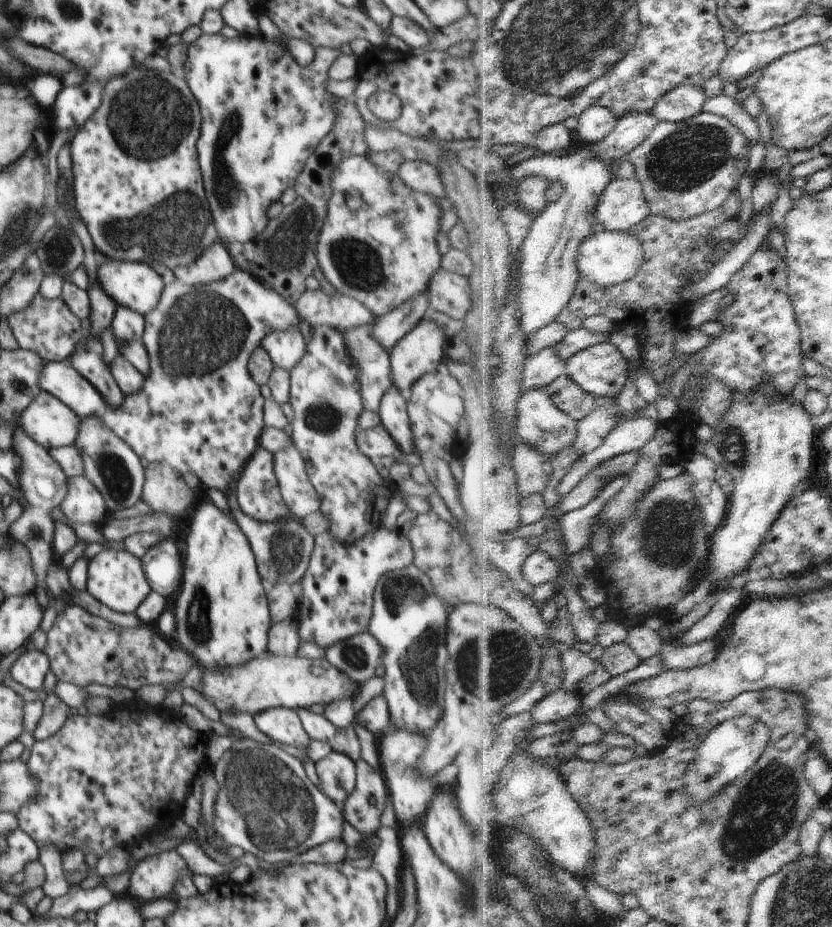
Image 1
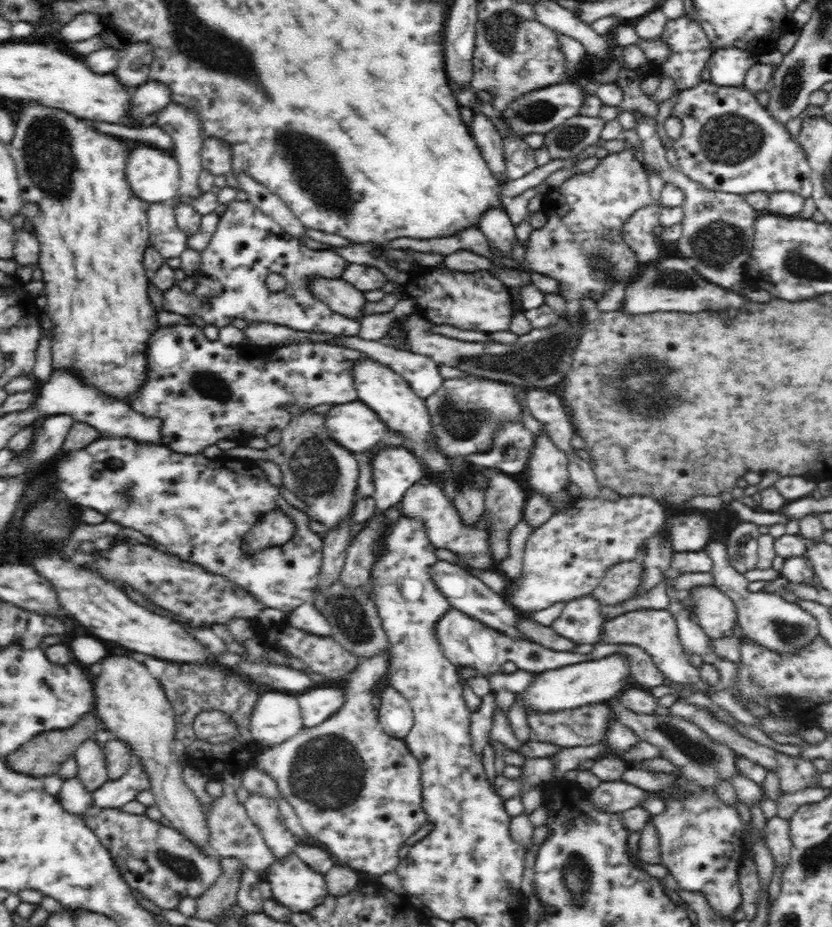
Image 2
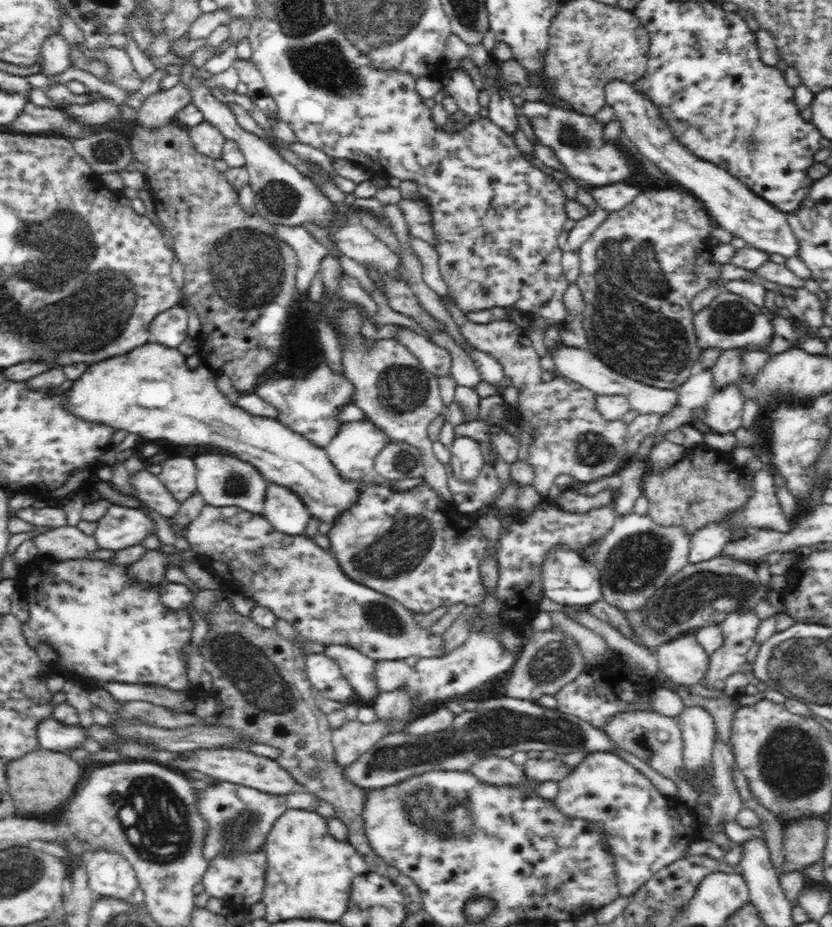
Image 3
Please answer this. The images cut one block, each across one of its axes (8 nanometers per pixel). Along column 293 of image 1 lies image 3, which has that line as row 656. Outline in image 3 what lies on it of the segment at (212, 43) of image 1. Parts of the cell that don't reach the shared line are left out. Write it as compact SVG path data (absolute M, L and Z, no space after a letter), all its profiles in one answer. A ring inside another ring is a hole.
M39 556L20 568L17 583L30 611L30 620L22 626L23 635L28 646L34 649L40 644L49 644L56 651L57 662L65 675L74 680L92 678L100 682L164 687L196 697L186 675L185 652L190 647L194 622L188 610L171 610L163 604L160 599L163 584L143 588L133 582L127 572L128 566L111 564L106 560L57 561Z

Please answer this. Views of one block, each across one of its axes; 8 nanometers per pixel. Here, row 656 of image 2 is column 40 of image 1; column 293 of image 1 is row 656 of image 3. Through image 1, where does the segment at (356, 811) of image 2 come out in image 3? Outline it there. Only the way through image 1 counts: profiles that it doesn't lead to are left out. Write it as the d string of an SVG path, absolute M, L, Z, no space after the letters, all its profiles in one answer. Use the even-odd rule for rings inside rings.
M320 653L307 656L305 673L307 680L314 686L316 692L322 693L330 700L347 704L354 698L353 687L344 678L338 663Z

